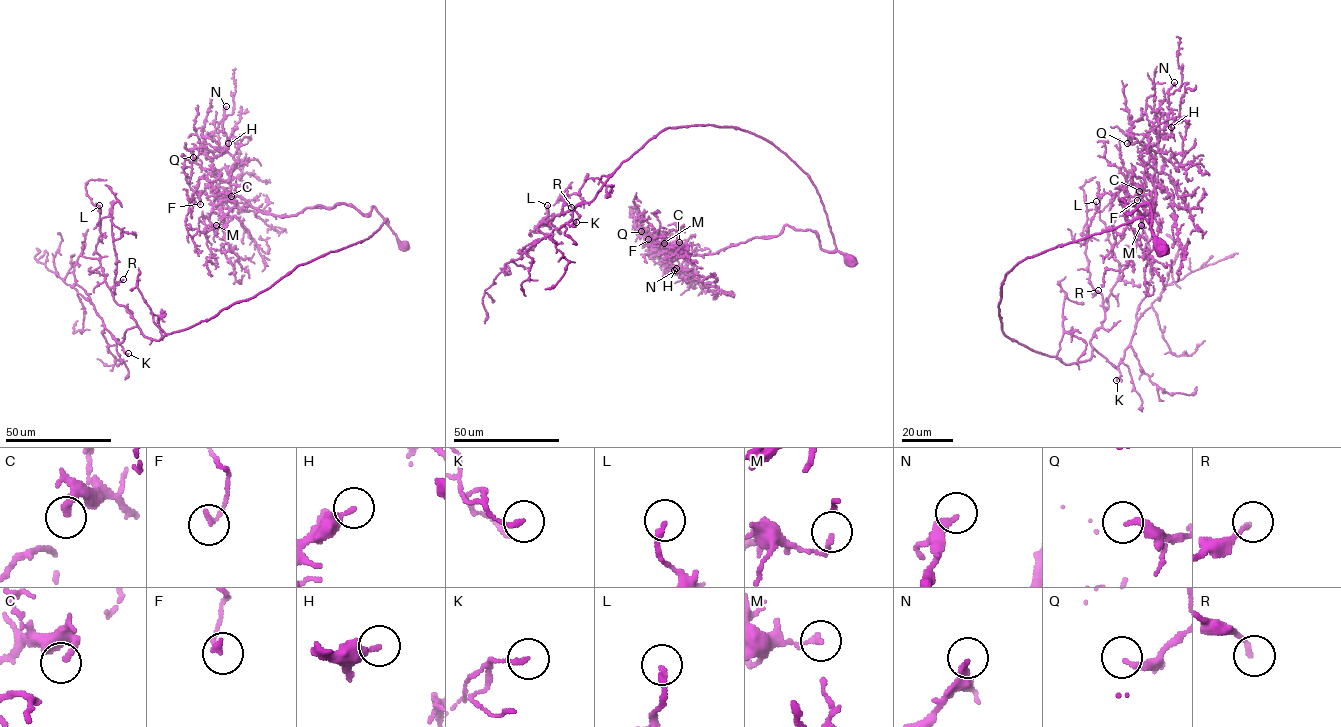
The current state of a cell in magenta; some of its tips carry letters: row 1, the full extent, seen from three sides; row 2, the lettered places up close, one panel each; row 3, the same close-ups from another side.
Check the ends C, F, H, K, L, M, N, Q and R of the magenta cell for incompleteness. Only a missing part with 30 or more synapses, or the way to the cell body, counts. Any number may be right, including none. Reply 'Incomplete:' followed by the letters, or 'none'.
Incomplete: N

